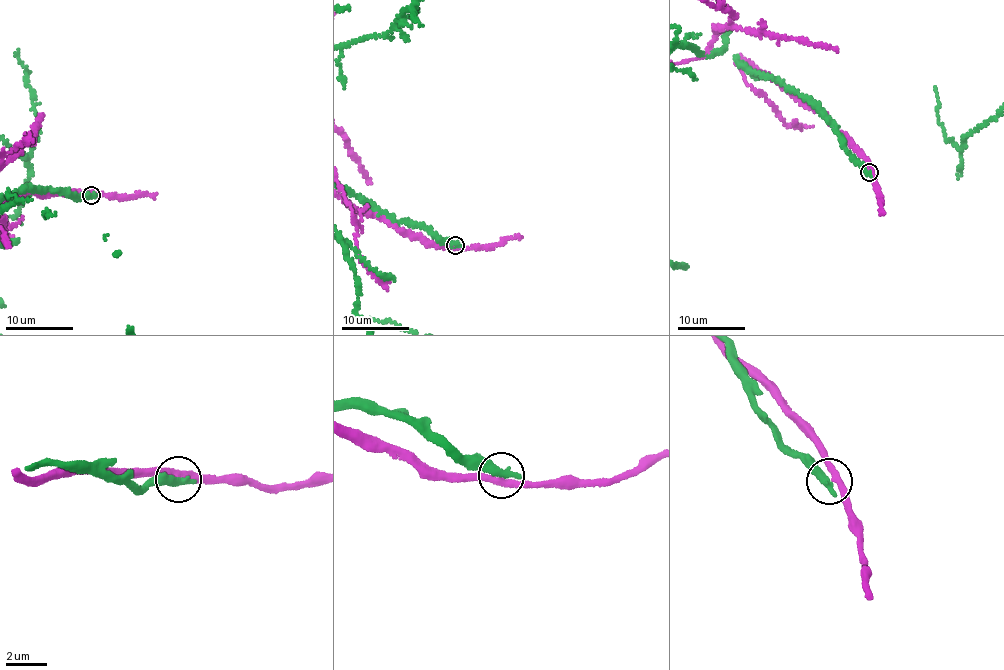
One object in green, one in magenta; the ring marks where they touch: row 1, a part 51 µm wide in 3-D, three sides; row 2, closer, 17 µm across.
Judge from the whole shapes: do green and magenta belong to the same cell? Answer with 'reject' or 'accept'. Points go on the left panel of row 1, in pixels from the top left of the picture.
reject

